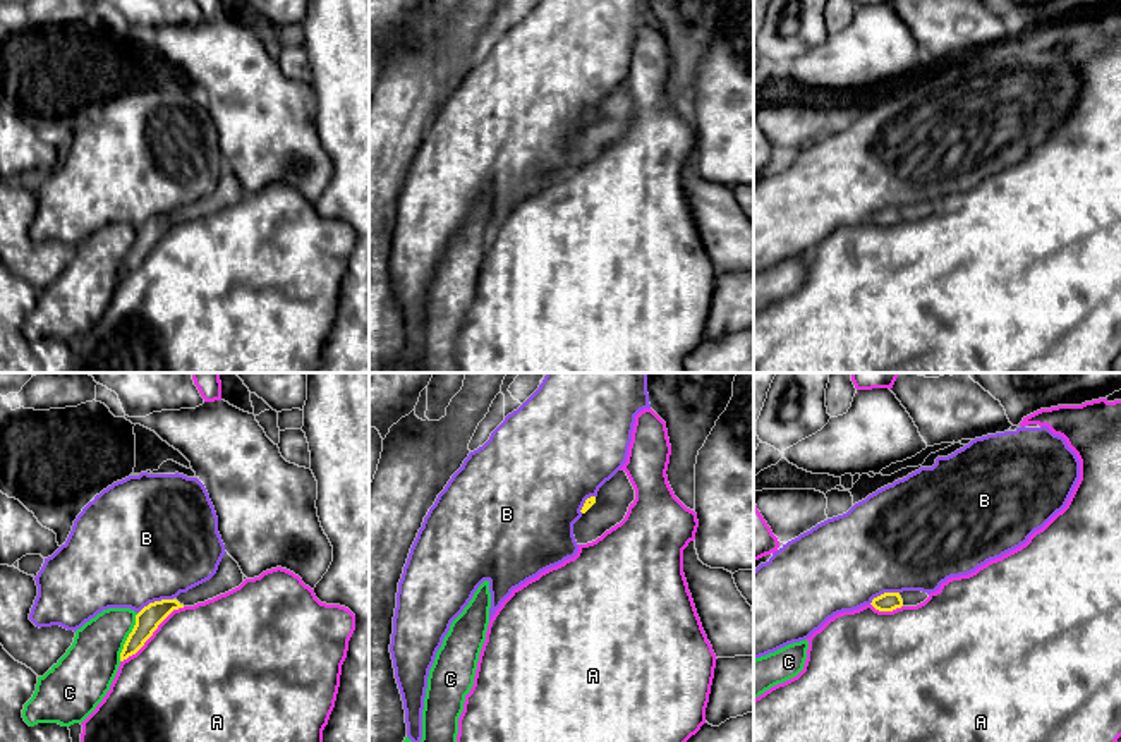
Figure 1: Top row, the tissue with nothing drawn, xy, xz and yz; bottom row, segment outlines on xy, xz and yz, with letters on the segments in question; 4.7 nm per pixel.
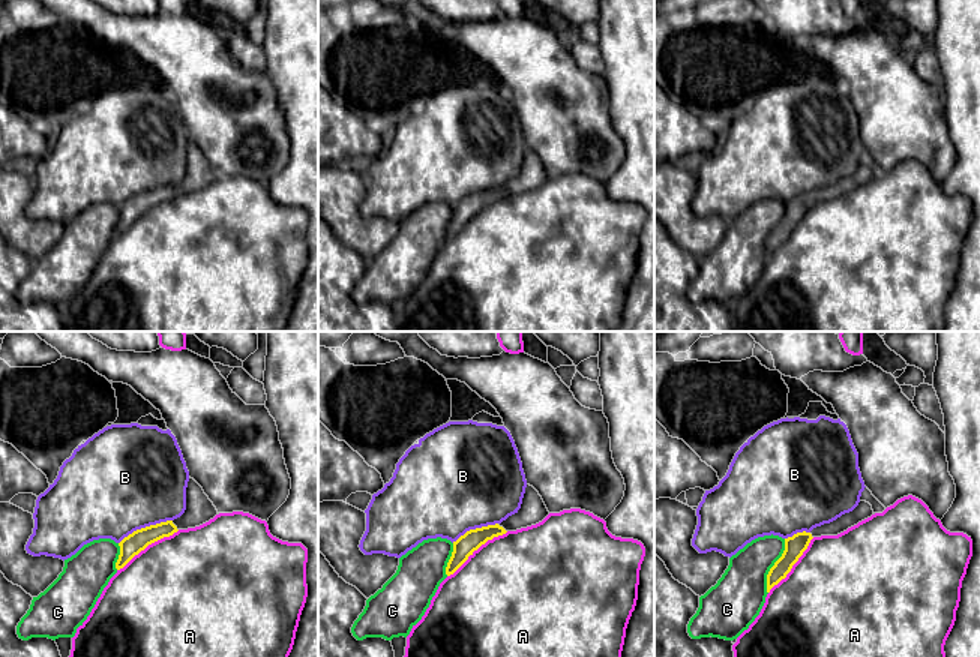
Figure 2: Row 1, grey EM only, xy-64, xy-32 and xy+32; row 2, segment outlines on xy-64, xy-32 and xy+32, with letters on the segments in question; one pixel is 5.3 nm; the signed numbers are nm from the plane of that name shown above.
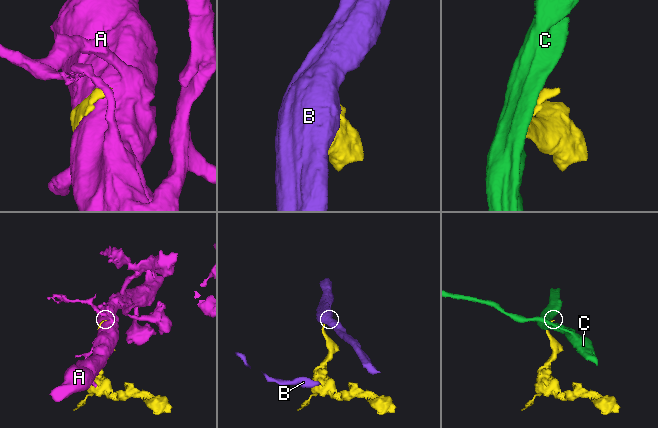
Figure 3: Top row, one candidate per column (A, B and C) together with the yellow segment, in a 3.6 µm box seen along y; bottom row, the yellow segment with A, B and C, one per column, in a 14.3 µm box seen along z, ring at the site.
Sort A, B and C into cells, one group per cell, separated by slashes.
A / B / C

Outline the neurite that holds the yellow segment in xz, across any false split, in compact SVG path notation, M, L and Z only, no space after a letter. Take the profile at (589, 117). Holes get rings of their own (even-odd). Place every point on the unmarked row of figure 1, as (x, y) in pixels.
M625 86L606 96L596 112L585 115L582 132L573 139L577 160L587 160L620 139L635 115L635 105Z

